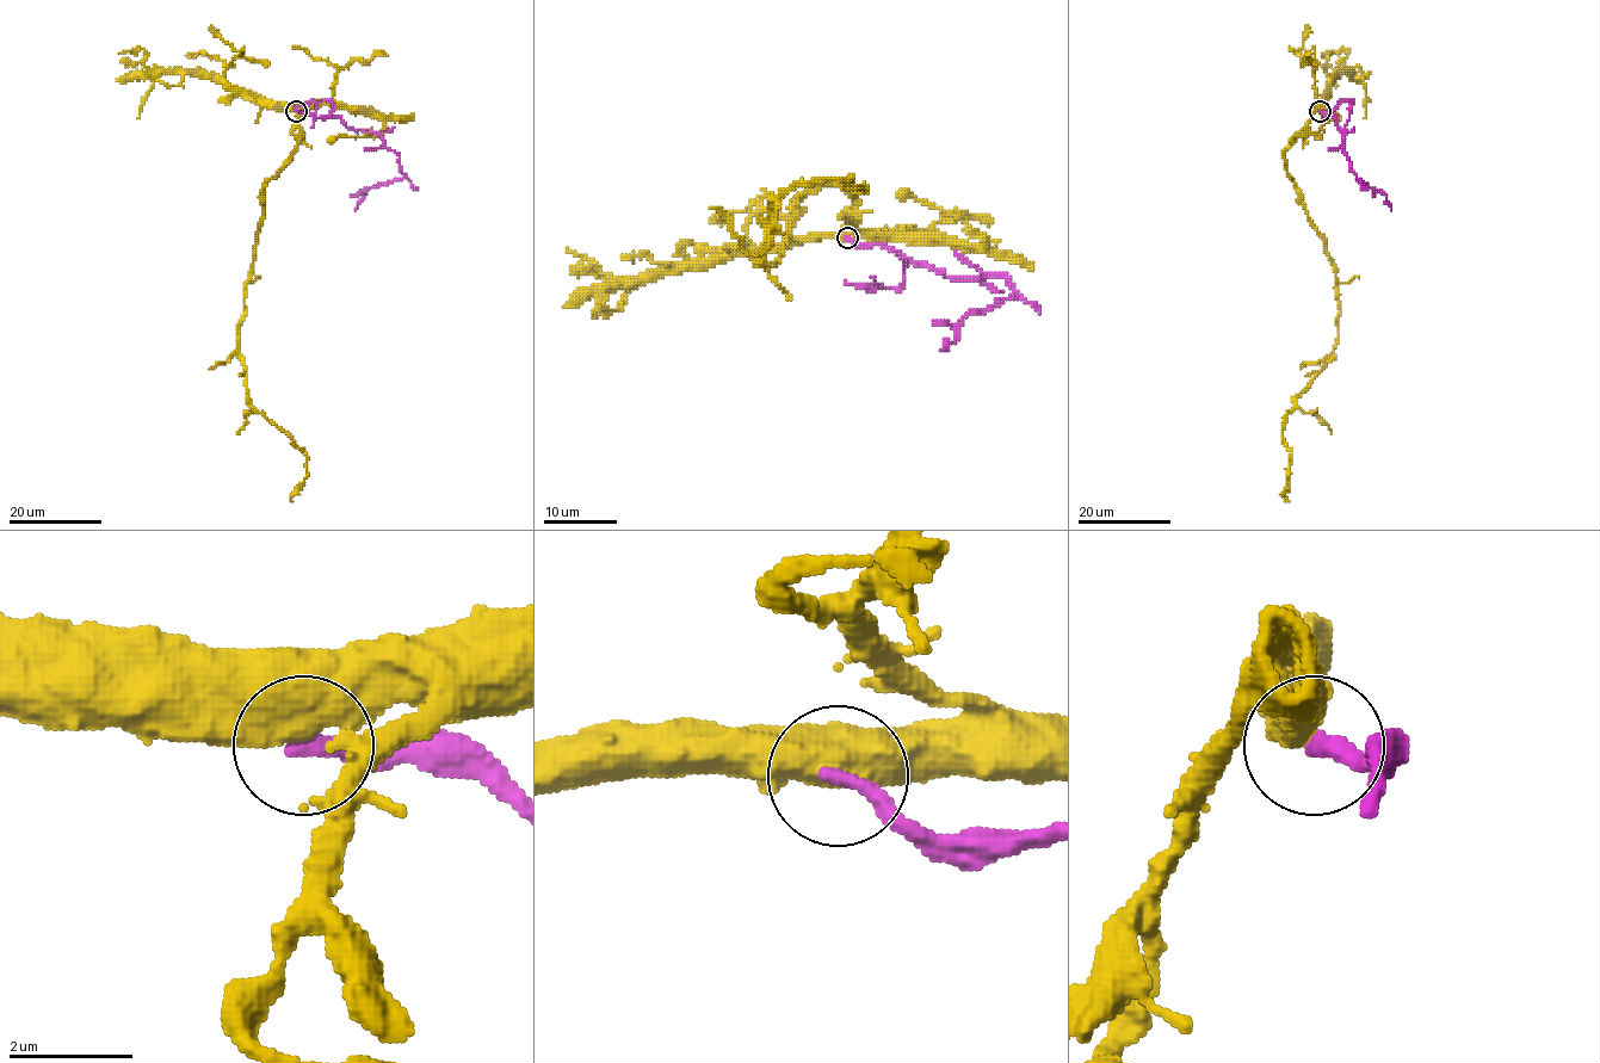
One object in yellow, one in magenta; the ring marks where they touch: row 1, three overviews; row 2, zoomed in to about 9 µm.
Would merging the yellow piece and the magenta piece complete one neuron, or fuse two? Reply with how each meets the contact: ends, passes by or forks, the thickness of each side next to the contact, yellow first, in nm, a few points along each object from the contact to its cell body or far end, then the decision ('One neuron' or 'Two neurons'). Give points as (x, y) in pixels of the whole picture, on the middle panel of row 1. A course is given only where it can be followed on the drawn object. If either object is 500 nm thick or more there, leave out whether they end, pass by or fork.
Thickness 750 nm (yellow) against 280 nm. Course of yellow: (846, 238), (853, 197), (819, 184), (754, 265), (773, 197), (835, 179), (863, 192), (842, 189). Course of magenta: (846, 238), (857, 245), (884, 245), (956, 279), (1007, 279), (1018, 295), (975, 310), (939, 350). Two neurons

